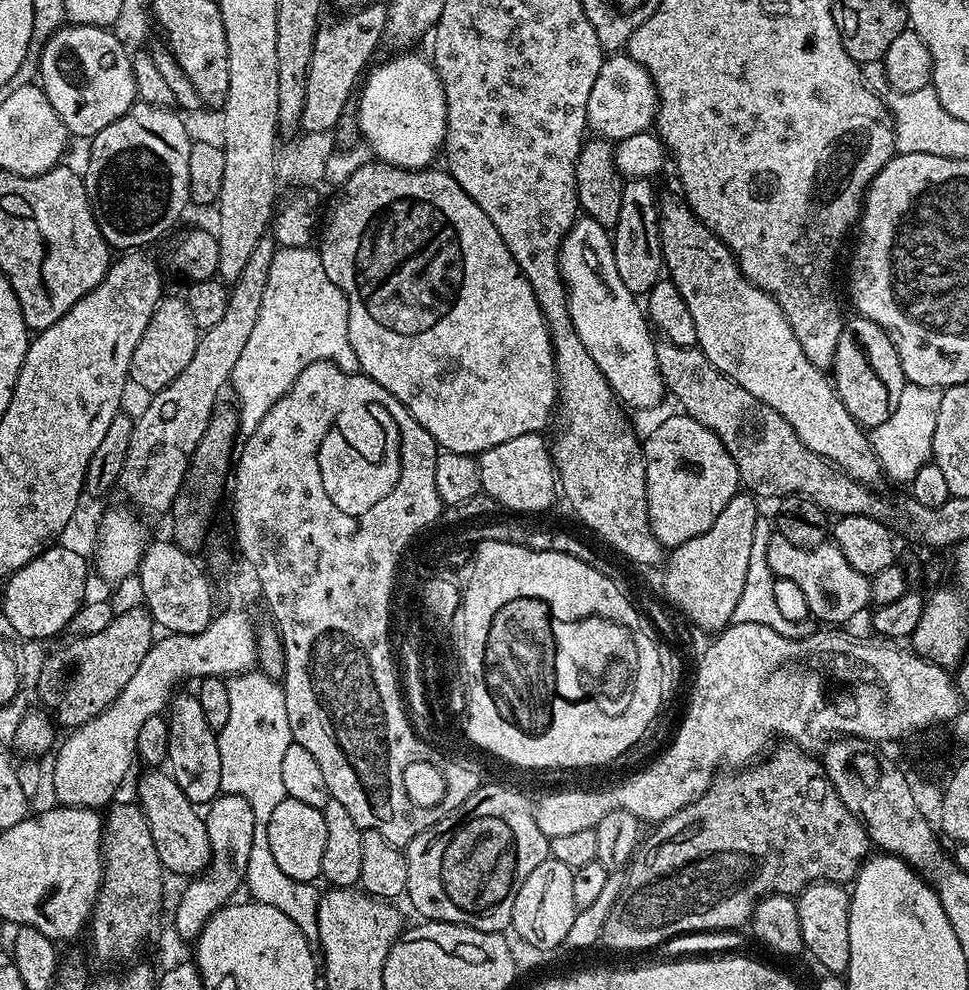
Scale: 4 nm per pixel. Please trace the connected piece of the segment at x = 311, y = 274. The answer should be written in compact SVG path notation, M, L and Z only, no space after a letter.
M277 247L274 262L270 262L270 274L266 278L262 306L258 306L258 322L254 322L250 339L242 349L238 362L234 362L232 371L230 388L231 391L236 391L236 400L240 403L239 423L243 425L248 420L258 423L271 410L274 402L278 402L288 393L287 383L272 384L272 372L278 379L287 381L319 360L331 360L344 372L356 372L360 367L348 337L348 300L344 297L343 290L330 282L326 266L322 266L322 258L315 247Z

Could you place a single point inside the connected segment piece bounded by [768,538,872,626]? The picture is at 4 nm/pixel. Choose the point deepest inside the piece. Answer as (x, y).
(835, 592)

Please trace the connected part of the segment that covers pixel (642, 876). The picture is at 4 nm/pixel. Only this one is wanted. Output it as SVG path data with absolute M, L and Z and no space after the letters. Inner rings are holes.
M784 746L772 756L769 764L764 764L761 768L756 768L753 772L744 772L741 776L736 776L733 780L724 780L713 783L708 791L698 797L694 802L690 802L682 810L678 810L672 816L667 816L665 820L659 821L656 828L648 837L643 837L642 843L636 849L636 855L632 857L626 868L624 878L624 888L618 894L614 902L614 910L610 910L610 918L606 918L604 935L602 937L603 947L613 948L616 952L636 952L639 948L652 948L663 945L674 936L680 936L688 932L719 932L721 930L739 929L739 924L747 925L750 920L752 905L761 896L769 894L779 894L782 896L795 897L804 891L809 884L817 882L827 882L830 884L847 885L855 881L856 874L860 870L860 865L864 863L870 852L870 841L868 830L861 824L860 820L846 806L842 806L842 798L834 790L834 786L824 775L821 765L816 764L800 749L800 746Z

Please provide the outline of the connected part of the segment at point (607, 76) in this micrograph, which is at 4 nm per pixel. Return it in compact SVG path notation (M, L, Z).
M624 52L605 57L591 88L587 102L588 128L595 135L612 142L649 131L655 123L659 94L648 71Z

